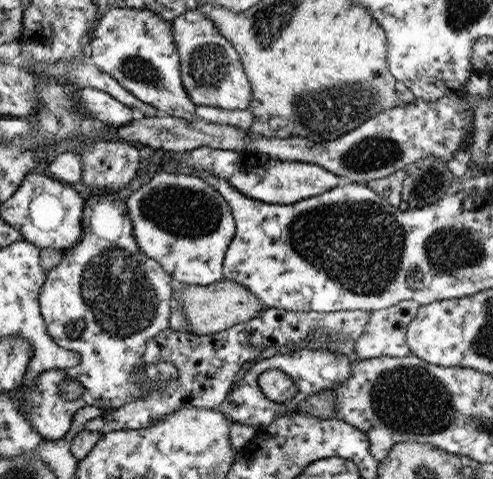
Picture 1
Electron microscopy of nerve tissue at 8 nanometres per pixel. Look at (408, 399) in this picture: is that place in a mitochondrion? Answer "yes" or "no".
yes

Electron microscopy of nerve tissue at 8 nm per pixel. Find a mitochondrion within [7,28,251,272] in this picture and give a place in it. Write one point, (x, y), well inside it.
(182, 212)

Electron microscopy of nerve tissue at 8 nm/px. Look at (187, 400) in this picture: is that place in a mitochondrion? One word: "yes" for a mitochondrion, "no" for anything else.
no

